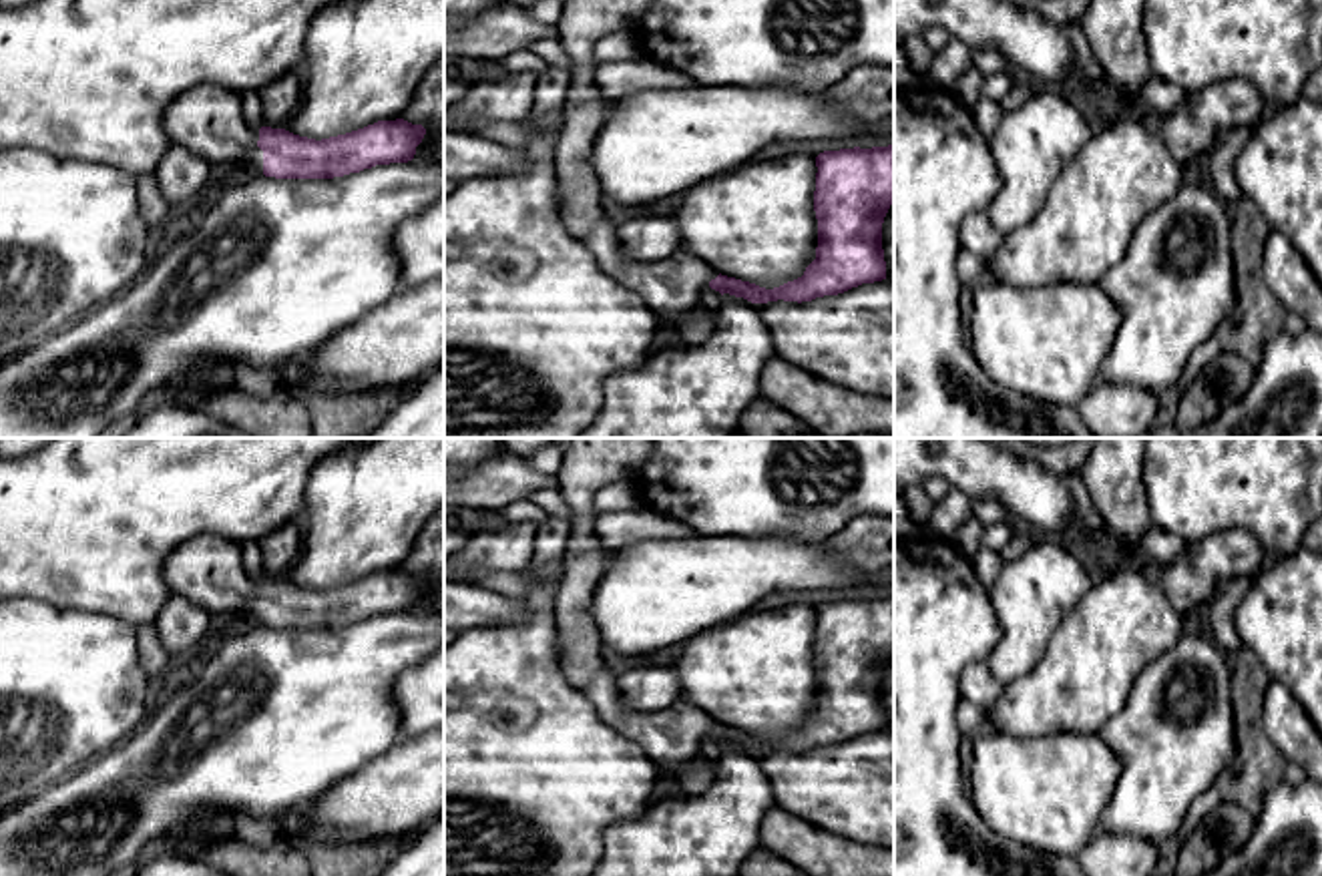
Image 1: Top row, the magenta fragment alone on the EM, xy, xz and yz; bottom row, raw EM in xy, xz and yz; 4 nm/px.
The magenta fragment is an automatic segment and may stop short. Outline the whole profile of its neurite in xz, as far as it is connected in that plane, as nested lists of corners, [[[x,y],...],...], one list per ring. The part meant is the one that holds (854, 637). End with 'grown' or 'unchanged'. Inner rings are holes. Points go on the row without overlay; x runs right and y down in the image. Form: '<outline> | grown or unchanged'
[[[894,595],[824,601],[816,617],[816,709],[802,727],[774,739],[721,725],[683,699],[659,711],[627,709],[607,661],[583,693],[609,727],[639,743],[659,774],[675,780],[699,761],[705,737],[751,753],[802,753],[886,729],[882,673],[894,653]]] | grown

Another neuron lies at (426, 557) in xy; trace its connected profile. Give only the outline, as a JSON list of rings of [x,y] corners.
[[[444,508],[420,530],[408,559],[398,569],[426,579],[412,609],[426,613],[432,593],[444,587]]]

